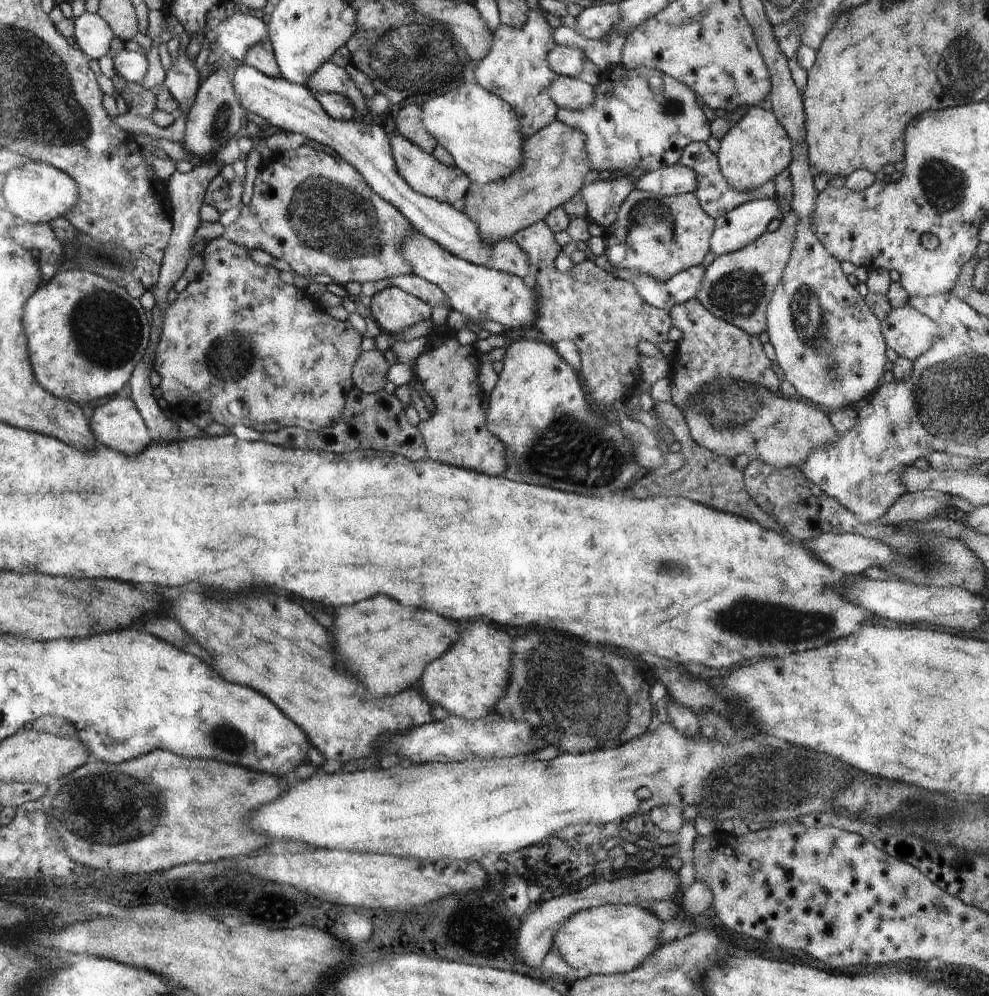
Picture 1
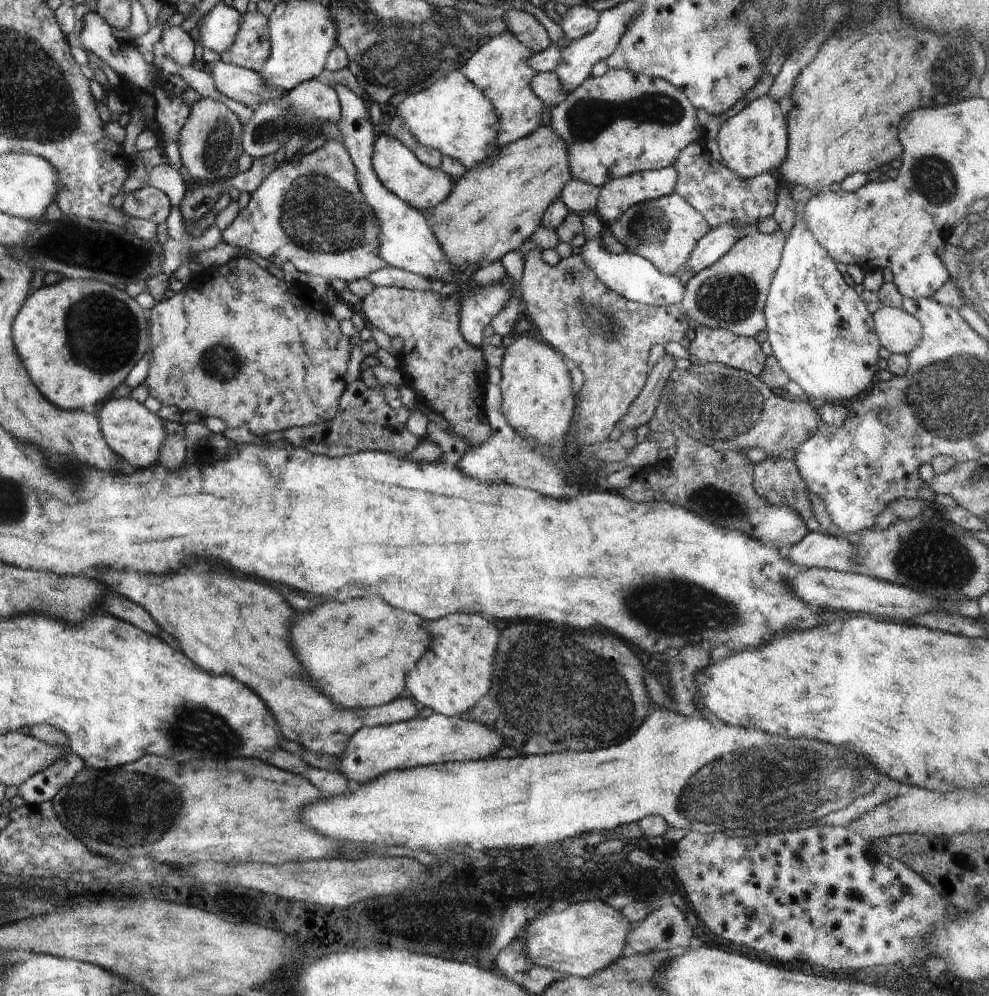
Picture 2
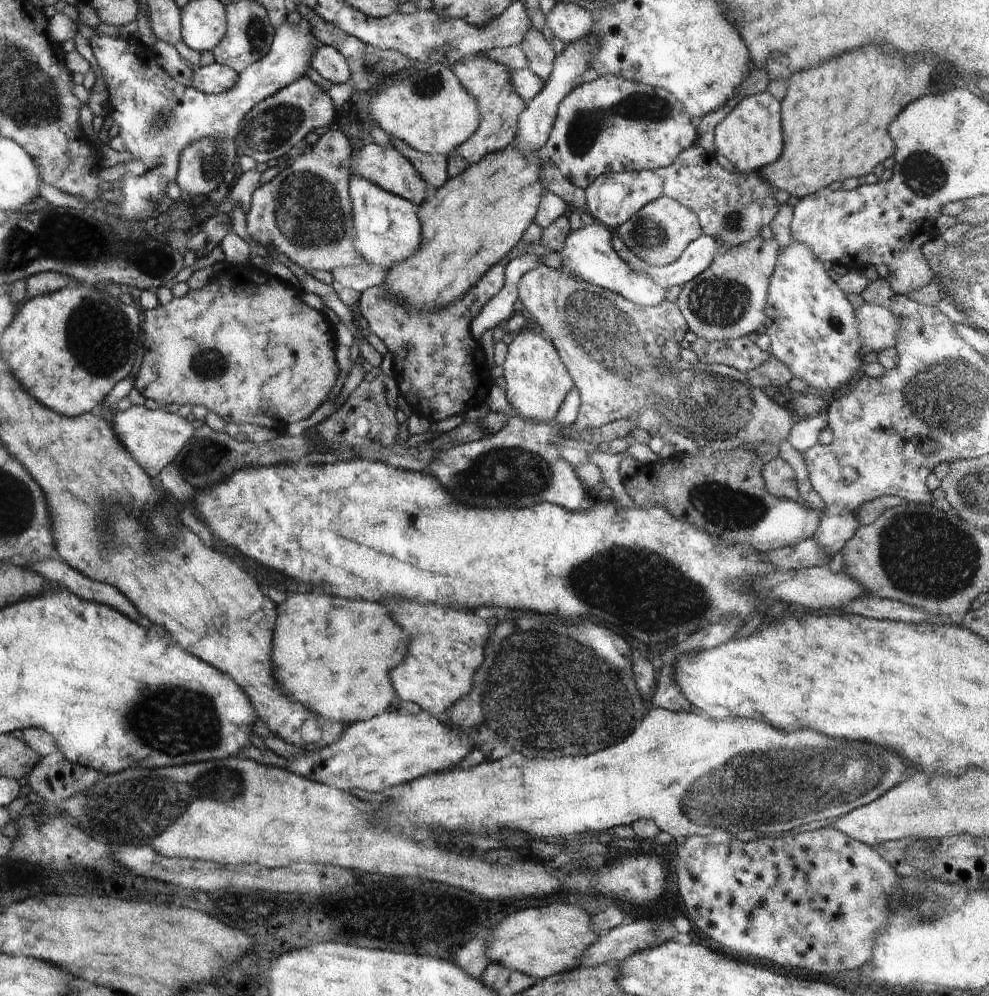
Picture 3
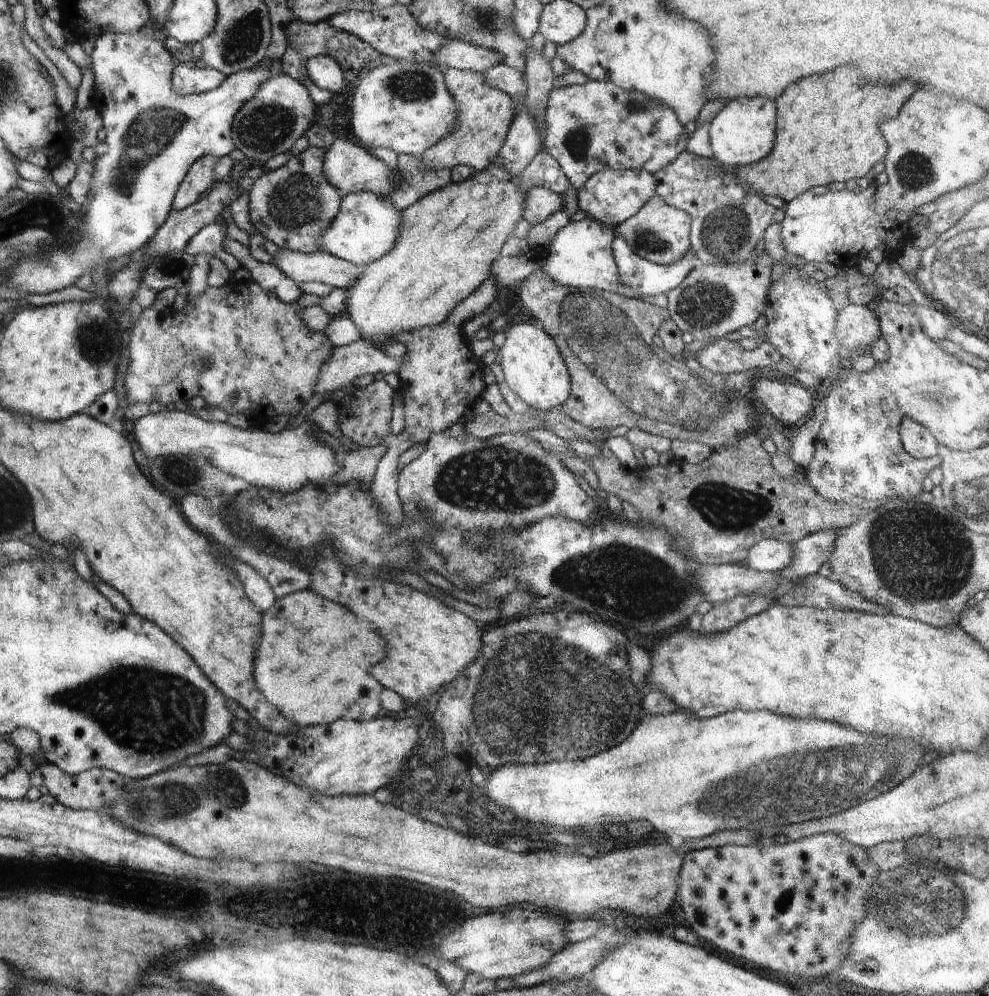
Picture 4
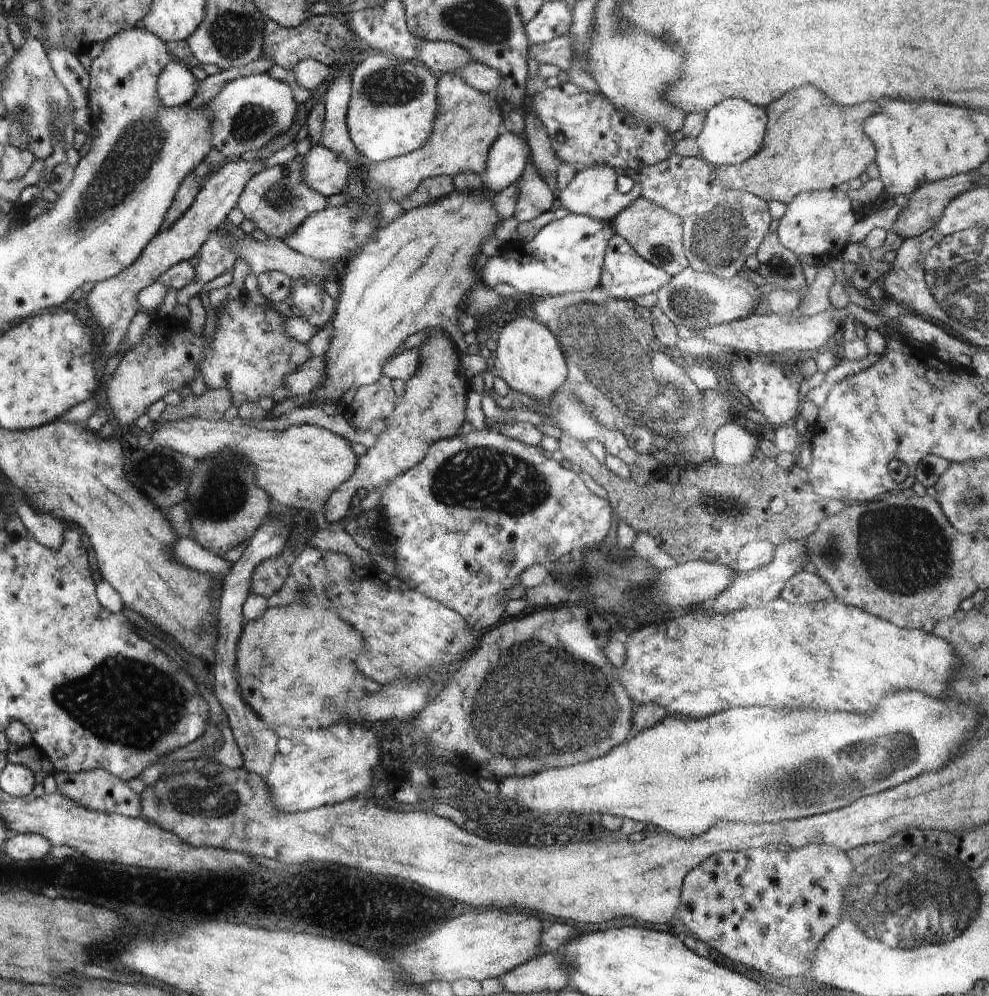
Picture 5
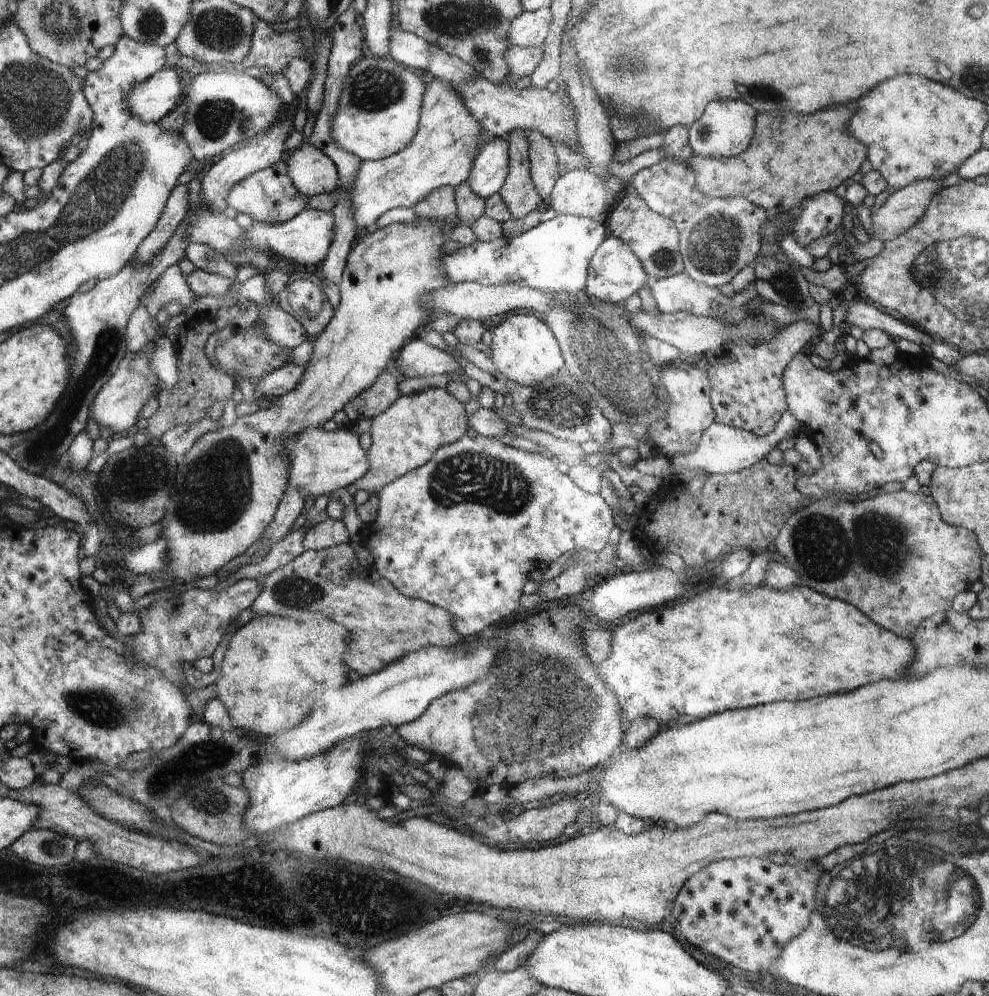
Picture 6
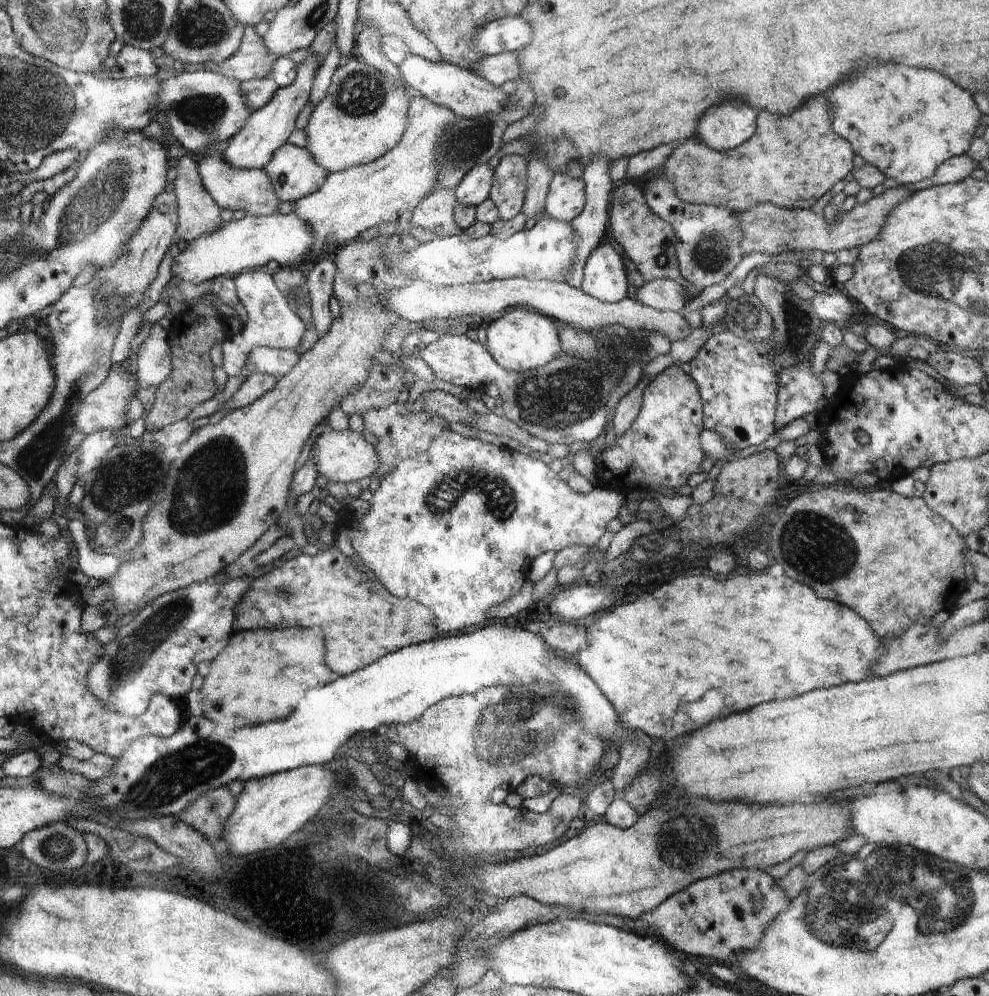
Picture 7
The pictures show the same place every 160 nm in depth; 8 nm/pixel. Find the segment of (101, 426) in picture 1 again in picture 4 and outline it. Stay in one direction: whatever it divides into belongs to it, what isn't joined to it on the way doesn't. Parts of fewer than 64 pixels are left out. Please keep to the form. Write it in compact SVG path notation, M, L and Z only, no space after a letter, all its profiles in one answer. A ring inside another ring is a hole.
M173 407L128 421L133 425L133 438L138 442L139 450L146 452L150 458L168 455L206 457L234 478L248 481L251 486L280 492L297 491L306 483L318 484L320 488L327 486L339 459L330 447L317 442L314 426L307 417L297 428L279 433L269 433L264 429L243 430L226 422L204 421L193 415L190 409L179 411Z

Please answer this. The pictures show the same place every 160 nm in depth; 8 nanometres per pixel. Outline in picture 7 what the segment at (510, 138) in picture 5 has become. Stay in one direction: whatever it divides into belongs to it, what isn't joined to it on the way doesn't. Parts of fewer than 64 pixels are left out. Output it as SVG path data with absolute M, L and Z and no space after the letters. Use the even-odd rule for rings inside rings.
M487 162L472 167L454 188L458 203L477 207L484 202L489 197L494 173L495 170Z

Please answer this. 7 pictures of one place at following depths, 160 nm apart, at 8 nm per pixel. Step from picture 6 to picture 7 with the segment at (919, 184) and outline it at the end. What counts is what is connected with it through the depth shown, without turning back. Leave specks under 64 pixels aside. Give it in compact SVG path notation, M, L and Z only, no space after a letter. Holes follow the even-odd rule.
M904 185L887 189L877 197L872 197L866 204L857 204L850 213L846 216L843 214L839 220L835 218L832 223L828 223L822 213L817 213L814 209L787 209L772 204L760 204L748 212L736 214L743 232L741 246L744 254L756 251L772 255L783 251L805 253L816 249L834 253L836 250L862 246L877 238L888 215L912 193L914 191Z

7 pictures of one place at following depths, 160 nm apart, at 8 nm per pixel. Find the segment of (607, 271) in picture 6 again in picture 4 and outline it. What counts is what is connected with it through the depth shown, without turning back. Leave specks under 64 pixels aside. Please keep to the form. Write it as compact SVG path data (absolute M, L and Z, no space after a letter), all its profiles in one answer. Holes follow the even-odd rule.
M616 234L614 240L614 257L620 280L627 287L632 287L640 296L654 296L674 290L699 264L692 250L671 265L647 261L619 234Z

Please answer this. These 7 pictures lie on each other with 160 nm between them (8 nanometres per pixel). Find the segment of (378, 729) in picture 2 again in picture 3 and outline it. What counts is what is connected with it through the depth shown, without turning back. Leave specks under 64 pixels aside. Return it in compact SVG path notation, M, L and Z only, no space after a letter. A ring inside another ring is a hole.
M389 710L370 720L347 724L341 738L331 747L306 748L304 756L288 760L288 770L349 793L354 788L384 792L422 775L455 768L472 751L469 734L455 731L445 719L437 719L426 711L412 714L398 710L400 714Z

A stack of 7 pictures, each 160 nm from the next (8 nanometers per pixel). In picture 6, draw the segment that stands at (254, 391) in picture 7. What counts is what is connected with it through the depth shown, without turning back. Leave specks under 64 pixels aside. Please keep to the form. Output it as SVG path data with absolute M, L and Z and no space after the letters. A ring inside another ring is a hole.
M292 362L290 364L286 363L256 383L255 396L256 398L261 396L276 398L286 395L288 391L294 391L299 386L304 374L305 365L297 365Z

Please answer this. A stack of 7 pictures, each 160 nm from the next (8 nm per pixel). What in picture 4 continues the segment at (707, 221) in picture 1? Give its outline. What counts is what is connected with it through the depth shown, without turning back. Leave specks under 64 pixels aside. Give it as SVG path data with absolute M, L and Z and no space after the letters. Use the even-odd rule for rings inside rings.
M656 195L634 216L619 224L615 231L640 257L659 265L671 265L682 259L691 248L691 224L687 212L674 208Z

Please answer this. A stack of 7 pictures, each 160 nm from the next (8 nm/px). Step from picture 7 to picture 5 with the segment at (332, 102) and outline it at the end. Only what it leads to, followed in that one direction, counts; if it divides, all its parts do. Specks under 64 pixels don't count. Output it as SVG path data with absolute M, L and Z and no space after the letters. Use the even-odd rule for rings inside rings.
M370 52L360 65L350 67L351 97L347 112L350 138L366 163L382 163L422 148L431 138L440 104L437 101L438 76L422 62Z

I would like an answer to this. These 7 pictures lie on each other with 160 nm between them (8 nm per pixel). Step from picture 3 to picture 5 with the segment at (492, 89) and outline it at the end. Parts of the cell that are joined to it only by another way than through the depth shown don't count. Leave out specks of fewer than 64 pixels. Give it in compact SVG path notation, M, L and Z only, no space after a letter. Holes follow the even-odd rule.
M450 72L438 76L437 101L440 108L434 131L427 143L422 148L395 159L388 159L382 163L366 163L366 184L378 189L388 188L392 198L399 201L414 192L424 179L440 175L454 178L459 172L466 171L483 176L487 170L489 152L499 138L498 128L500 123L504 122L496 94L480 92L460 75L454 76Z

